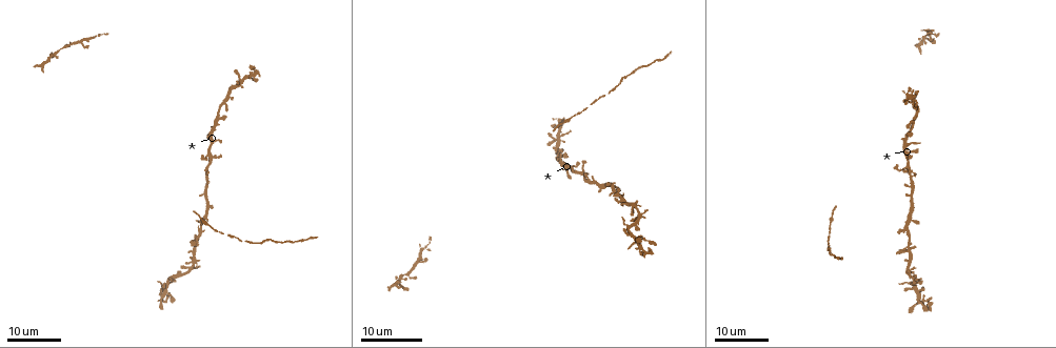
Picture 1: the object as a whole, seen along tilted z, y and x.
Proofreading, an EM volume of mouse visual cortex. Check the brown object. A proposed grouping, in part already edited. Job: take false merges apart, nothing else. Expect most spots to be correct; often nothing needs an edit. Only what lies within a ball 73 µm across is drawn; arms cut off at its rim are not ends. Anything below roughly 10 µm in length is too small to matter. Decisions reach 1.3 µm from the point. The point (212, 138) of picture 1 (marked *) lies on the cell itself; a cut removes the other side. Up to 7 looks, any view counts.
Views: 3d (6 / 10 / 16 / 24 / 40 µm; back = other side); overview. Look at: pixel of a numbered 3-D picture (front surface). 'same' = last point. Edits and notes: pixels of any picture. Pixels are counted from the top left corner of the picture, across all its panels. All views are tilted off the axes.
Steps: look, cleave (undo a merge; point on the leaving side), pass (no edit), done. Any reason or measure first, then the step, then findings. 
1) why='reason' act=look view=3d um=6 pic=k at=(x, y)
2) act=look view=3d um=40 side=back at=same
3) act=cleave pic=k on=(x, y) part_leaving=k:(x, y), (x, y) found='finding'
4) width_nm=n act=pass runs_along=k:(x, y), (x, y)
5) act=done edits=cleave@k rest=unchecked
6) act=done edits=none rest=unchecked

why='narrows sharply' act=look view=3d um=16 pic=1 at=(208, 164)

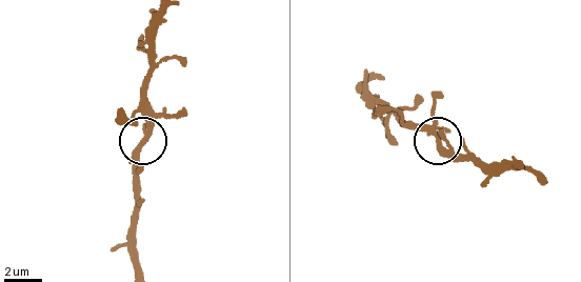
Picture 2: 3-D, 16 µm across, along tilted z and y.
act=look view=3d um=6 pic=2 at=(143, 143)

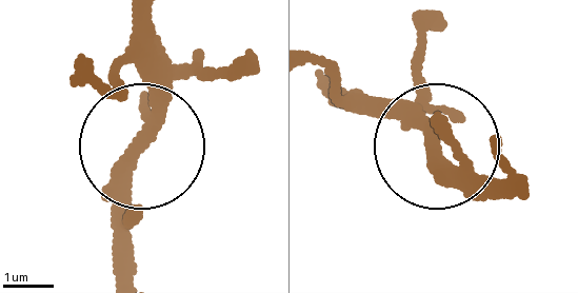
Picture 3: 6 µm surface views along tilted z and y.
act=pass runs_along=3:(153, 16), (132, 265) found='one cell here'

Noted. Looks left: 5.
why='thin arm on a thick one' act=look view=3d um=24 pic=1 at=(611, 188)

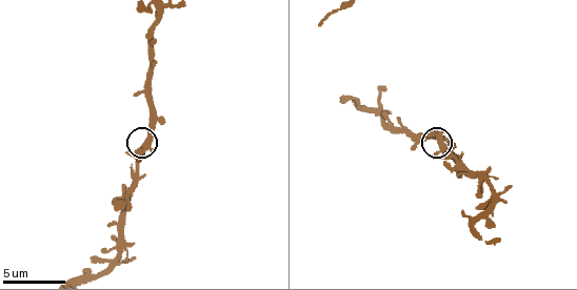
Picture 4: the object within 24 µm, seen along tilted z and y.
act=look view=3d um=10 pic=4 at=(440, 143)

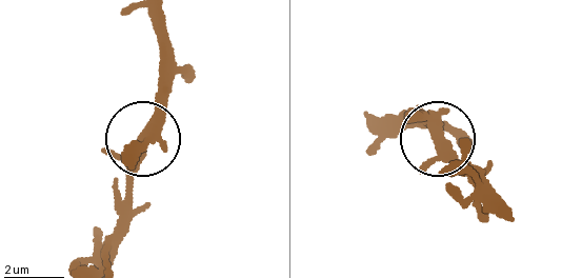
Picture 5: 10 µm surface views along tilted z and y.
side_arm_um=25 act=pass runs_along=5:(161, 12), (157, 97), (128, 210) found='one cell here'

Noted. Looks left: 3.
why='thin arm on a thick one' act=look view=3d um=24 pic=1 at=(557, 144)

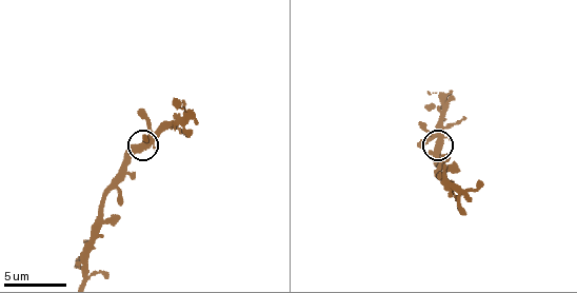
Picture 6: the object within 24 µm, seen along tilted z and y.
act=look view=3d um=6 pic=6 at=(440, 140)

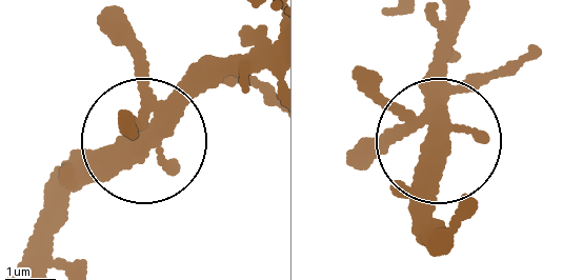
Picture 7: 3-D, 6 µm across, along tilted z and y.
act=look view=3d um=6 side=back pic=7 at=(431, 145)

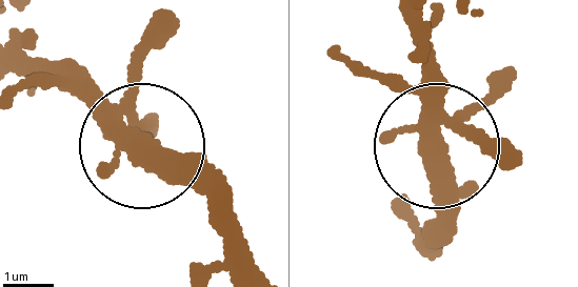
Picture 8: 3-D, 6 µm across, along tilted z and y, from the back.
arms=5 act=pass runs_along=8:(261, 269), (222, 208), (140, 138), (128, 77), (142, 27) found='all the same cell'

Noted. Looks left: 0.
act=done edits=none rest=unchecked

